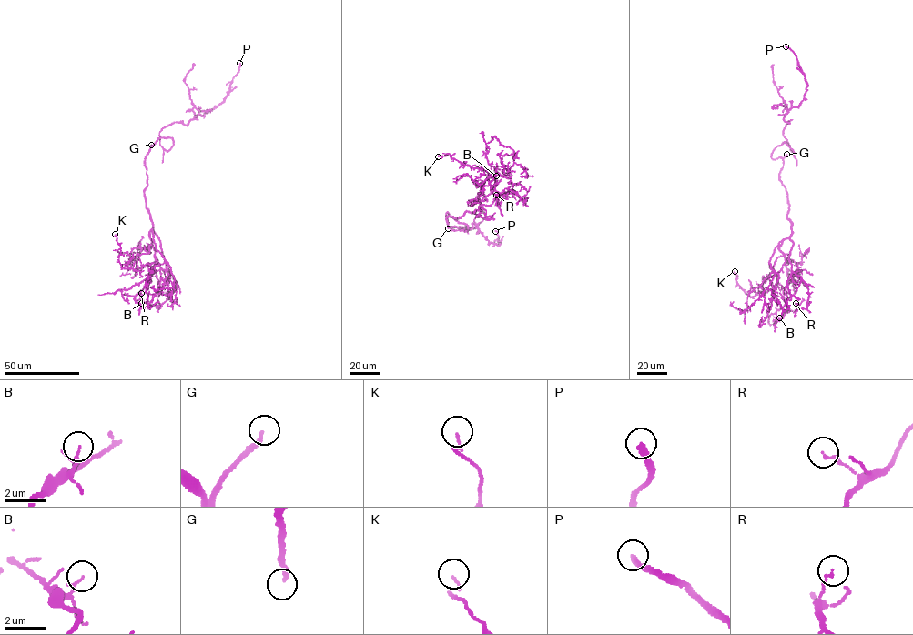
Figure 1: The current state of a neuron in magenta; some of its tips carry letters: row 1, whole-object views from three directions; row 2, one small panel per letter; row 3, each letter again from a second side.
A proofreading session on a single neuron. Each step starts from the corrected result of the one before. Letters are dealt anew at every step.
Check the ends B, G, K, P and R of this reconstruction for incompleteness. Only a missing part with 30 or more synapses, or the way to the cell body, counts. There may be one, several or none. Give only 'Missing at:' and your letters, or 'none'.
Missing at: G, P

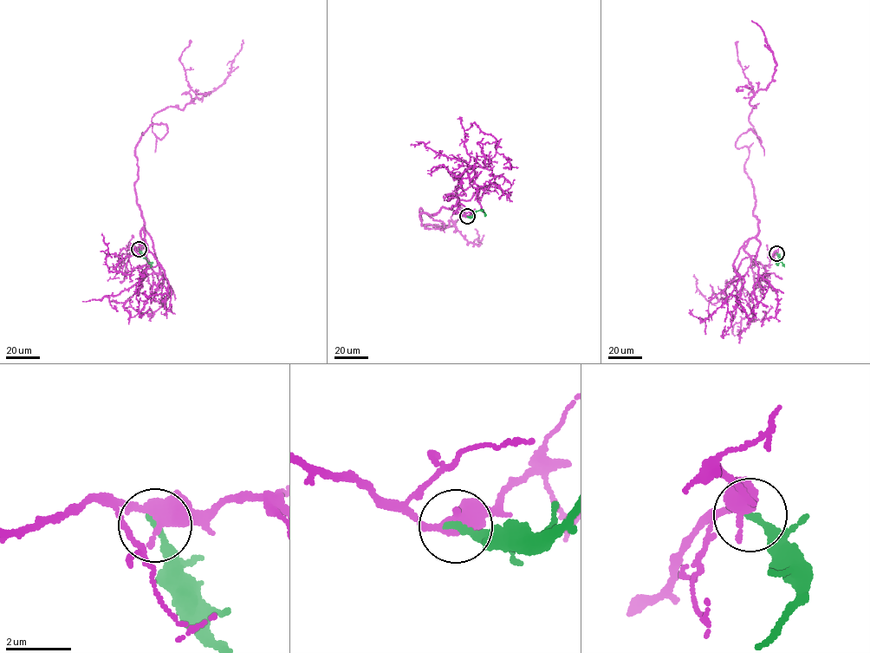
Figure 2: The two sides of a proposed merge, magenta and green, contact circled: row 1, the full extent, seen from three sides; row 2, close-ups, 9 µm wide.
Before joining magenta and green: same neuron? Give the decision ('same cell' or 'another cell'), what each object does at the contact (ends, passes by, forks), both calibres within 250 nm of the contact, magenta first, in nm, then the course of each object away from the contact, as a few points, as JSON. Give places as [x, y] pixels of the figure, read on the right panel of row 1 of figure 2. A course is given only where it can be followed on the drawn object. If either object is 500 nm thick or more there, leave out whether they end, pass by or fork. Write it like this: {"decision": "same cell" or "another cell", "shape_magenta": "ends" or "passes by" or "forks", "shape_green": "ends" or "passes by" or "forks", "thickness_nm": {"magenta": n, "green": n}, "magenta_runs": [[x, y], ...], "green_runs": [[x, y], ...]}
{"decision": "another cell", "thickness_nm": {"magenta": 500, "green": 240}, "magenta_runs": [[777, 253], [744, 250], [758, 219], [735, 144], [750, 128], [762, 141], [749, 101], [776, 64], [751, 21]], "green_runs": [[777, 253], [779, 258], [776, 264], [782, 262], [784, 266]]}

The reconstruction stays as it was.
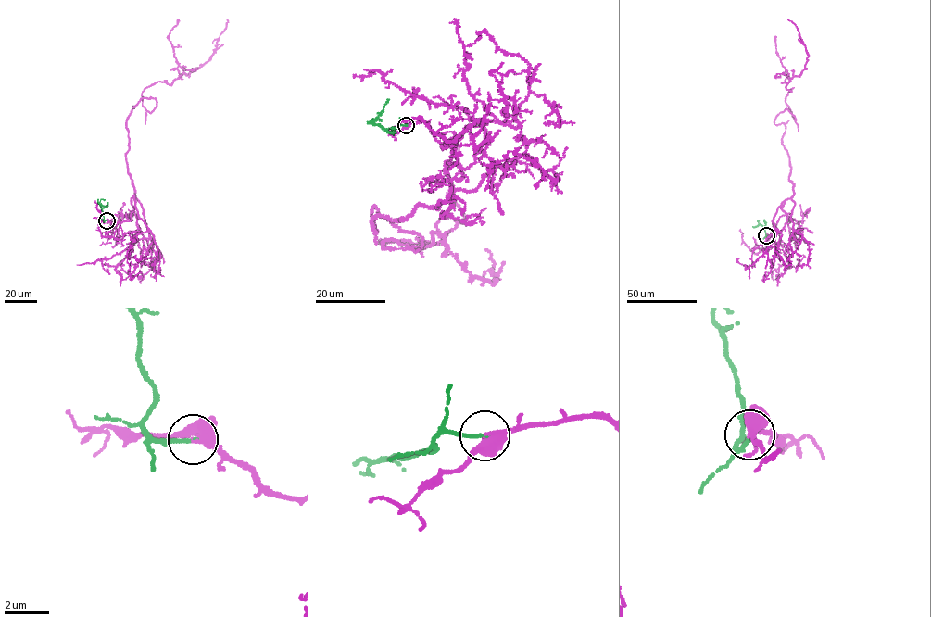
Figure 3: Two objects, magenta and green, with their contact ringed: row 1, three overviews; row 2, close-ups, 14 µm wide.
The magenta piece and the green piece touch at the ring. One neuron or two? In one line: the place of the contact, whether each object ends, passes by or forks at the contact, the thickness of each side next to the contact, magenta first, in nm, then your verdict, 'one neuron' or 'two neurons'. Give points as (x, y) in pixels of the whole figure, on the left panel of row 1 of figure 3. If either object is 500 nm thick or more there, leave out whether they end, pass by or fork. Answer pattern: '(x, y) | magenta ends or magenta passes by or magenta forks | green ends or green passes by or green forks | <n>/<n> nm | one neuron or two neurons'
(106, 220) | magenta passes by | green ends | 320/150 nm | one neuron

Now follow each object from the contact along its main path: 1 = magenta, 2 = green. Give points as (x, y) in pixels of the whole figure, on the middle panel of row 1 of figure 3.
1: (406, 125), (460, 167), (372, 208), (422, 239), (383, 248), (493, 284), (485, 250)
2: (406, 125), (384, 130), (372, 121), (383, 109), (388, 98)

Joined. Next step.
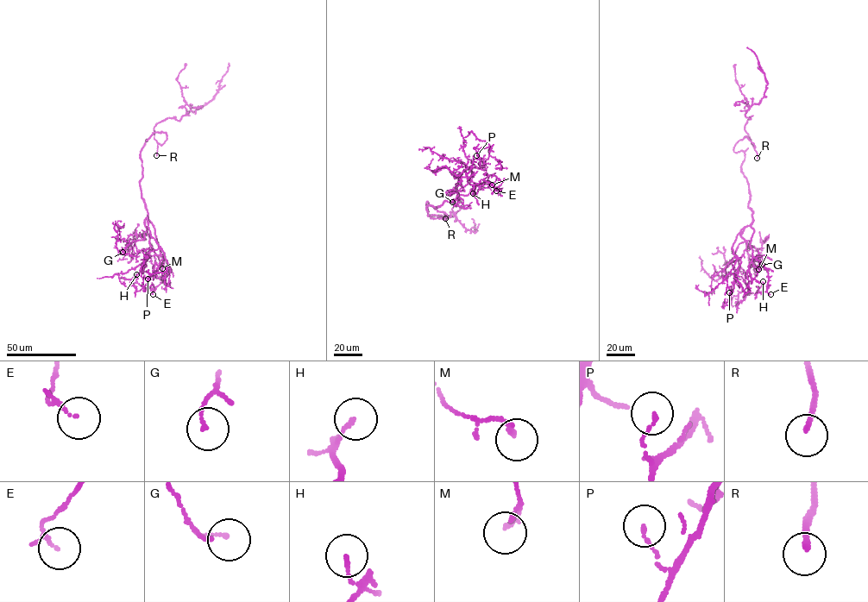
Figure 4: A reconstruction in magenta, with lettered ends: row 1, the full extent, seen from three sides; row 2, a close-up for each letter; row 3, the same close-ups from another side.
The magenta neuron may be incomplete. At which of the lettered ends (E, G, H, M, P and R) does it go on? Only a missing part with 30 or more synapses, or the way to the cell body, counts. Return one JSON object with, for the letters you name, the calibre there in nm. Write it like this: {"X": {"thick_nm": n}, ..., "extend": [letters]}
{"R": {"thick_nm": 160}, "extend": ["R"]}

